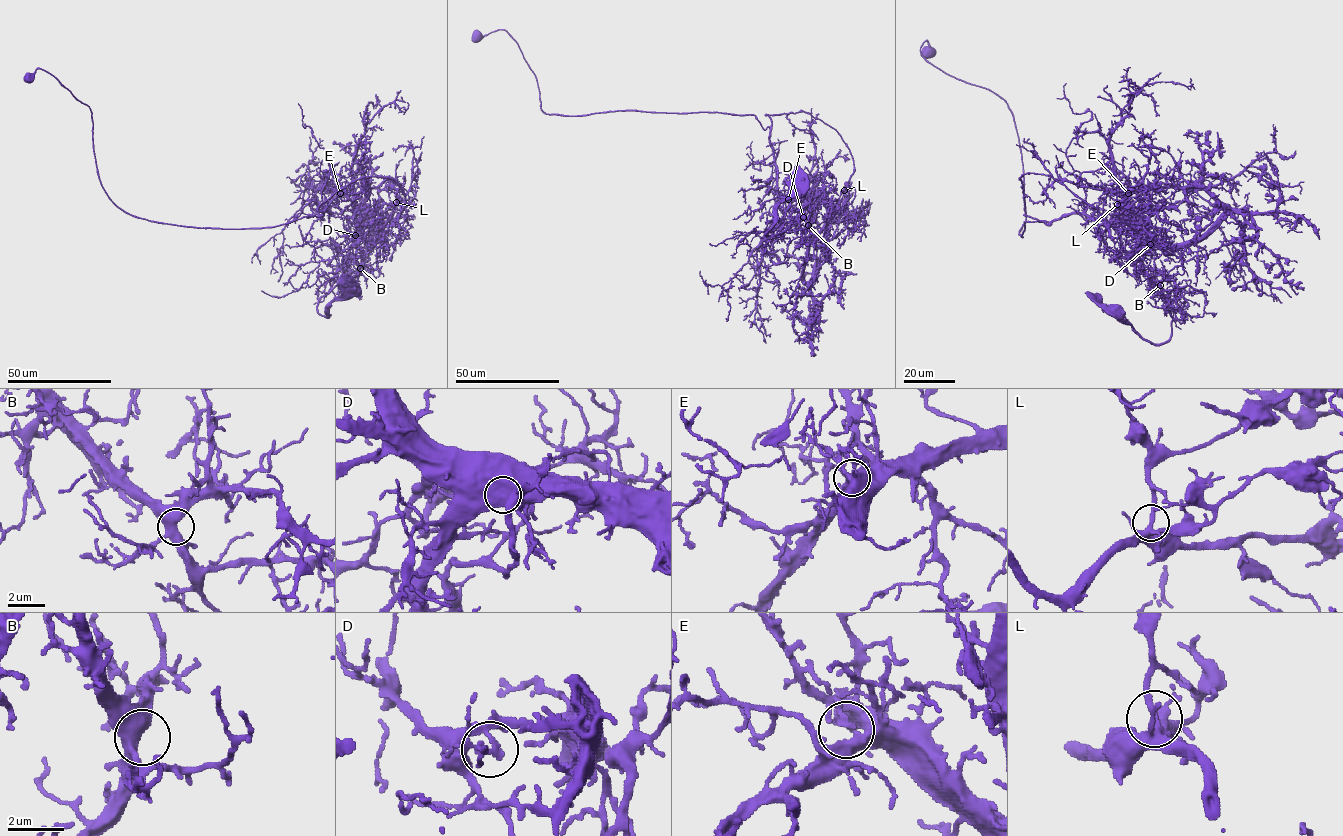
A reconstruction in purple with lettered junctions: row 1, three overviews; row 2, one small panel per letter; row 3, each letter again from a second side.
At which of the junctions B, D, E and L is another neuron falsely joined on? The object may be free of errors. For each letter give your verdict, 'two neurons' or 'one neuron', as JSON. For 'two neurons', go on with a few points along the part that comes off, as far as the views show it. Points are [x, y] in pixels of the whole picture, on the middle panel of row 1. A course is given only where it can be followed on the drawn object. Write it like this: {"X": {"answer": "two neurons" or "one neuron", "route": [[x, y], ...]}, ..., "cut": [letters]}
{"B": {"answer": "one neuron"}, "D": {"answer": "two neurons", "route": [[803, 217], [786, 210], [777, 194], [770, 129], [754, 115], [547, 114], [516, 41], [499, 29], [473, 34]]}, "E": {"answer": "one neuron"}, "L": {"answer": "one neuron"}, "cut": ["D"]}

